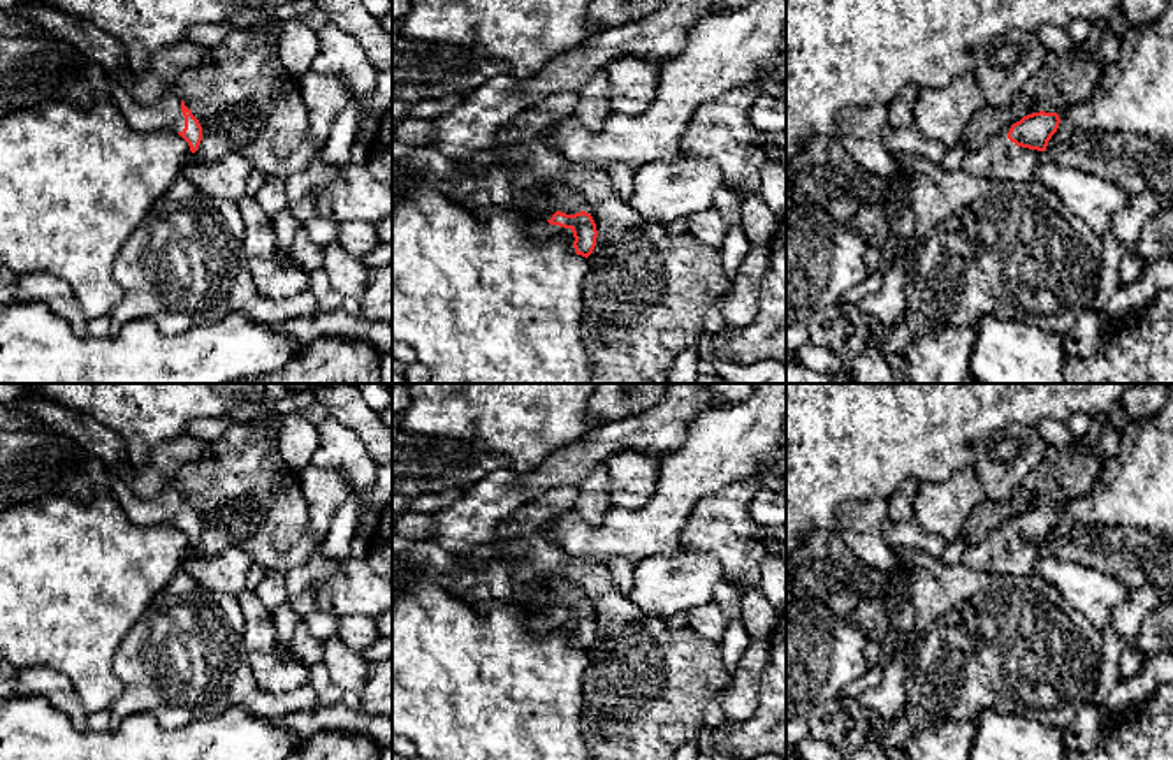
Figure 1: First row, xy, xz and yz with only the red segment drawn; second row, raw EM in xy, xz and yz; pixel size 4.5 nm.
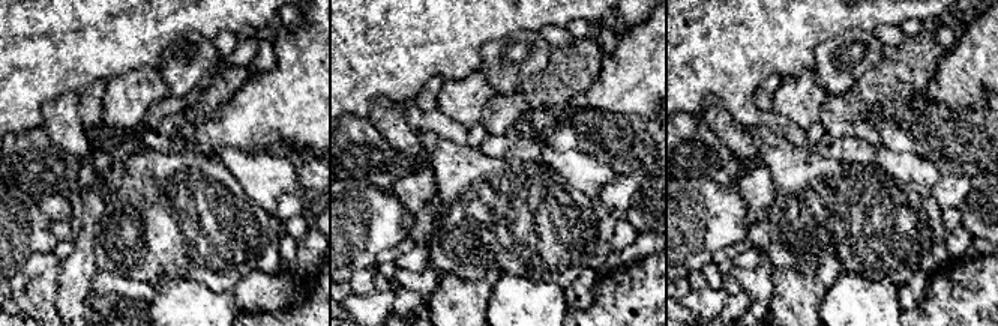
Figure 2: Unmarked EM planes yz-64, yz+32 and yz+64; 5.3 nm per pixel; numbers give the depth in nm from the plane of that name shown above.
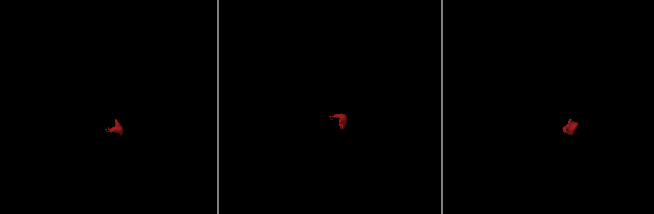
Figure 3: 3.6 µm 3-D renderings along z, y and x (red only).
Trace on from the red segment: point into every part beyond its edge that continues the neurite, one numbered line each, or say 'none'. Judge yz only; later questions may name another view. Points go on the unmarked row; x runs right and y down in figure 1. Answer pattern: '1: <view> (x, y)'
1: yz (999, 553)

